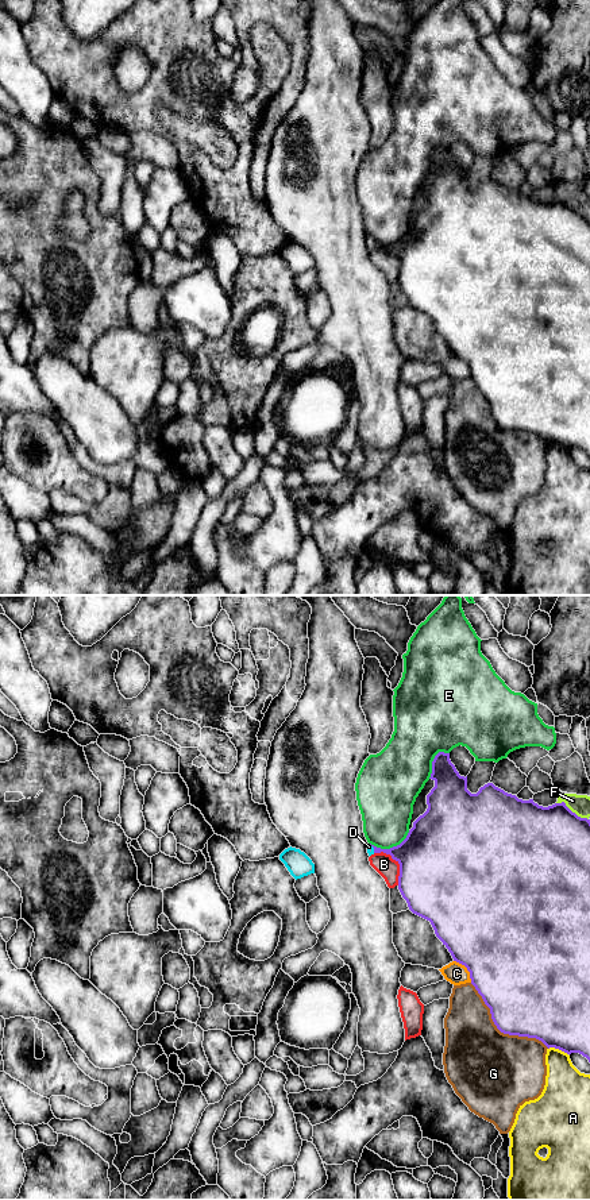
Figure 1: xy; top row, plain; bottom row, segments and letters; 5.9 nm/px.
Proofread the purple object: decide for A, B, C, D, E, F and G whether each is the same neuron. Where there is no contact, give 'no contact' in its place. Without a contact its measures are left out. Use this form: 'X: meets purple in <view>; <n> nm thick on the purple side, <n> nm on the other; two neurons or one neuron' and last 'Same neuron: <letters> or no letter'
A: meets purple in xy; 440 nm thick on the purple side, 260 nm on the other; two neurons
B: meets purple in xy; 500 nm thick on the purple side, 120 nm on the other; two neurons
C: meets purple in xy; 500 nm thick on the purple side, 130 nm on the other; two neurons
D: meets purple in xy; 200 nm thick on the purple side, 50 nm on the other; one neuron
E: meets purple in xy; 380 nm thick on the purple side, 320 nm on the other; two neurons
F: meets purple in xy; 480 nm thick on the purple side, 120 nm on the other; two neurons
G: meets purple in xy; 460 nm thick on the purple side, 480 nm on the other; two neurons
Same neuron: D

